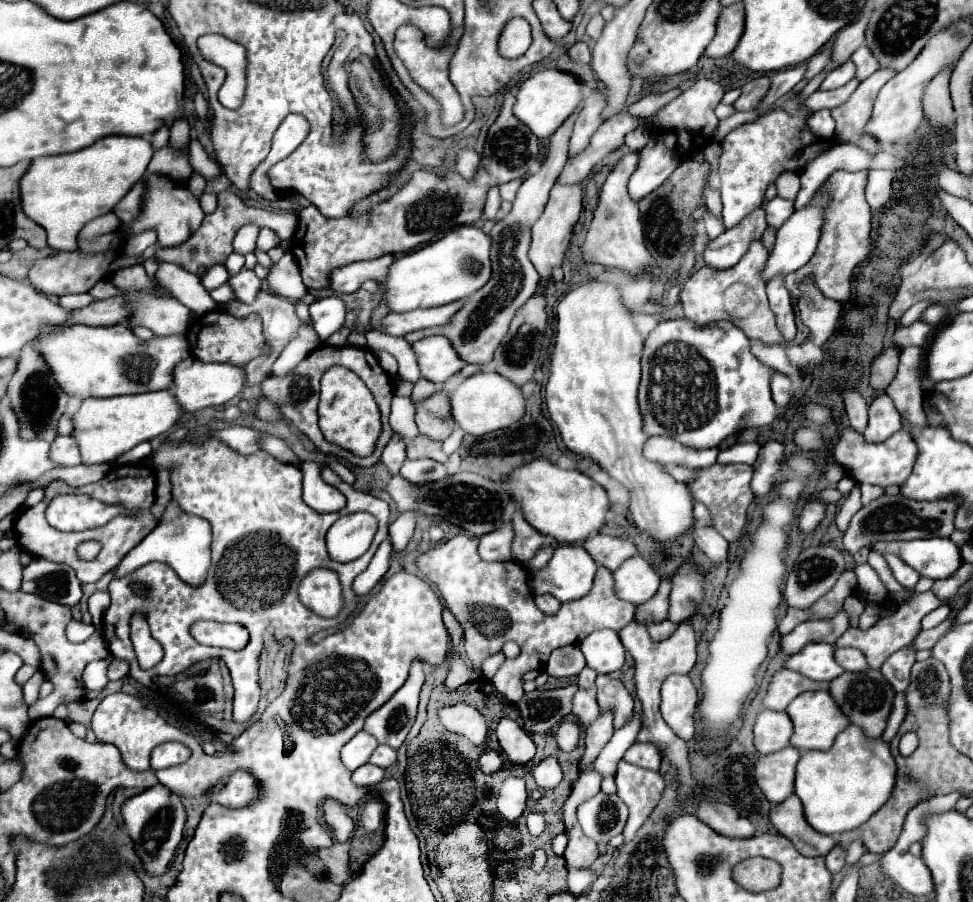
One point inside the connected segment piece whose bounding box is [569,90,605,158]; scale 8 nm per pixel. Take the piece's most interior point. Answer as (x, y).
(589, 119)

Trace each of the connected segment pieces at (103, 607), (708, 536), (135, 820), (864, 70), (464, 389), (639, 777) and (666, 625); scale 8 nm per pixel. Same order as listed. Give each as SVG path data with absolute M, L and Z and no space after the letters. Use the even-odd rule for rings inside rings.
M95 592L89 598L89 612L93 616L93 624L99 629L103 625L103 615L109 608L109 594L107 592Z
M695 526L693 528L693 540L699 546L701 552L705 552L705 556L713 562L721 562L727 556L727 546L729 542L711 526Z
M154 786L142 793L127 798L121 804L121 816L123 816L123 826L127 830L127 834L131 836L133 844L135 844L135 852L143 864L145 874L149 876L161 876L169 862L175 856L175 848L179 846L181 838L183 838L183 826L187 820L185 808L181 804L181 800L177 796L165 796L164 786ZM175 800L175 802L173 802ZM160 810L171 810L171 818L153 818Z
M861 46L859 50L855 50L853 56L851 56L851 62L853 62L855 68L857 68L855 78L857 78L859 82L865 80L865 78L869 78L873 72L879 70L879 62L873 58L873 54L871 54L871 50L869 50L867 46Z
M477 372L469 376L463 384L459 384L451 394L451 412L455 422L473 436L483 436L487 432L495 432L501 428L509 428L513 422L525 416L525 396L519 386L513 386L507 378L501 378L497 372Z
M621 760L617 766L615 784L617 796L629 808L629 820L623 830L623 838L625 842L631 842L660 801L665 789L665 780L659 772L645 770Z
M661 620L661 622L647 622L645 628L649 630L649 636L653 640L663 640L663 638L669 638L675 632L677 624L669 622L669 620Z

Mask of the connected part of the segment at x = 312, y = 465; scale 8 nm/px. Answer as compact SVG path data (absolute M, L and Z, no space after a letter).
M303 462L303 500L317 512L337 512L345 506L345 496L323 482L317 462Z

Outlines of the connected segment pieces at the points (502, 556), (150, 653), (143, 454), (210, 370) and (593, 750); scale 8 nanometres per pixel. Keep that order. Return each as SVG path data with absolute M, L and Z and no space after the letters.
M513 522L509 526L501 526L501 530L493 530L481 536L479 556L483 560L511 560L511 542L513 542Z
M141 616L133 618L131 640L133 640L135 654L142 669L148 670L161 662L164 656L163 646L149 634L149 626L145 618Z
M145 442L145 444L139 444L135 446L131 452L127 452L125 456L121 456L121 464L129 464L129 462L137 462L137 460L143 460L147 458L151 452L151 444Z
M185 358L183 362L179 362L173 370L173 386L169 388L169 392L175 396L175 400L179 402L179 406L185 412L197 412L209 406L223 406L227 404L233 396L237 396L243 390L243 380L245 380L245 372L239 366L229 366L229 364L203 364L201 360L191 360Z
M601 712L595 722L587 728L587 736L585 736L585 754L583 754L583 760L581 760L581 768L589 762L593 762L601 748L609 742L609 738L613 736L613 714L609 712Z

